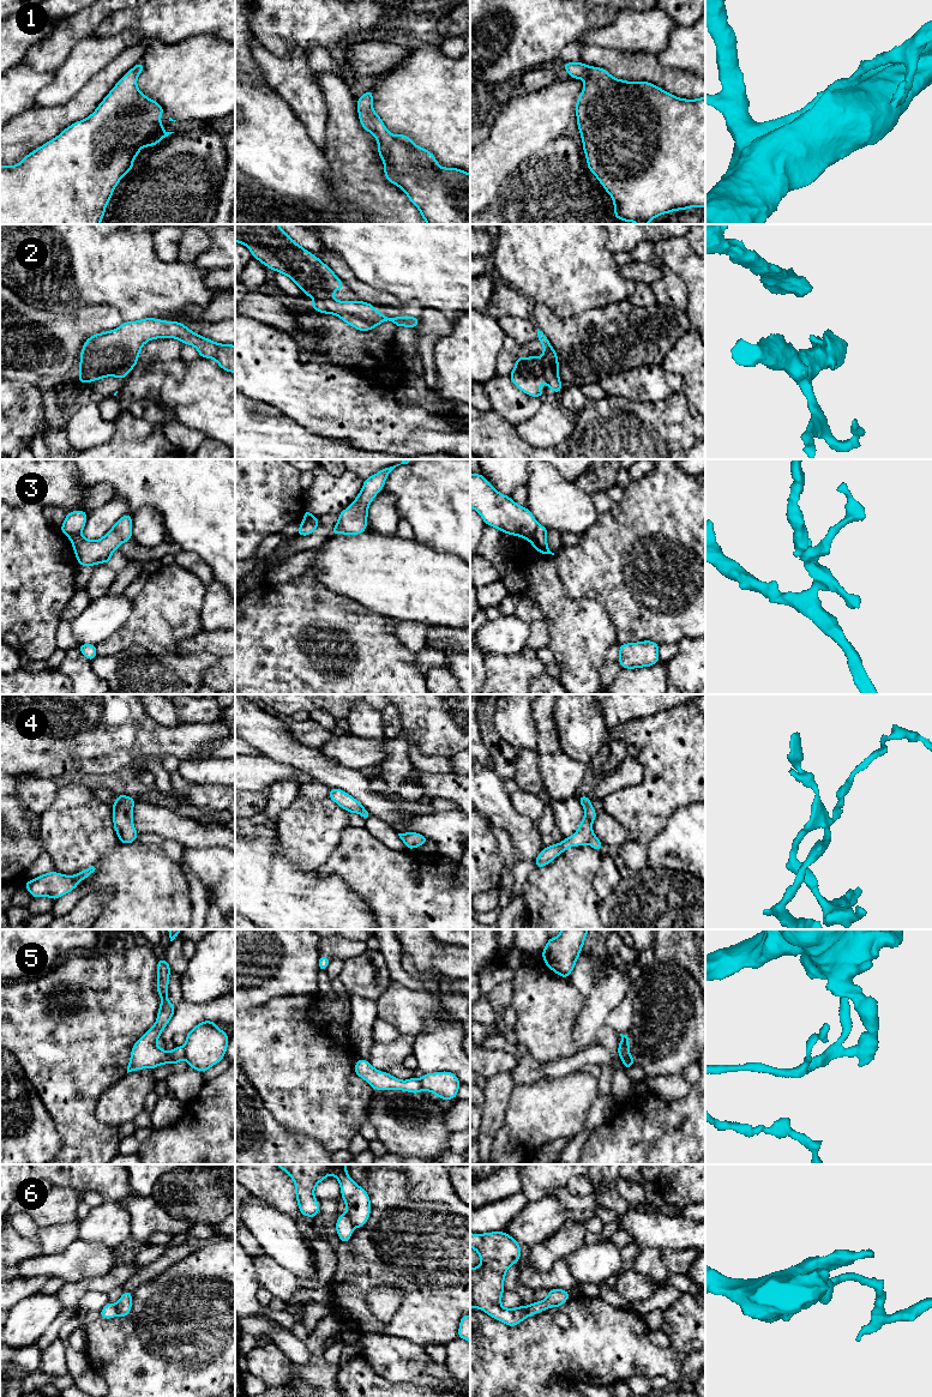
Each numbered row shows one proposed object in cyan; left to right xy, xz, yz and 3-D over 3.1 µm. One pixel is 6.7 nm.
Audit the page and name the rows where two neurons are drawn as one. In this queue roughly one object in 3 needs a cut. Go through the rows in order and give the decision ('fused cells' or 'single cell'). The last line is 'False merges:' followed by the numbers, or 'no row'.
1: single cell
2: single cell
3: fused cells
4: single cell
5: fused cells
6: fused cells
False merges: 3, 5, 6

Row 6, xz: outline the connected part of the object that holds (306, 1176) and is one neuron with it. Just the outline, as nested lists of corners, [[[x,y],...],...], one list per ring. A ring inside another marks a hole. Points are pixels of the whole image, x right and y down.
[[[276,1164],[284,1170],[295,1182],[295,1196],[299,1210],[302,1216],[317,1217],[319,1212],[319,1203],[314,1197],[315,1186],[329,1175],[338,1179],[341,1186],[341,1194],[347,1205],[347,1216],[353,1223],[354,1228],[361,1228],[366,1224],[371,1216],[371,1199],[366,1190],[353,1181],[347,1173],[348,1164]]]

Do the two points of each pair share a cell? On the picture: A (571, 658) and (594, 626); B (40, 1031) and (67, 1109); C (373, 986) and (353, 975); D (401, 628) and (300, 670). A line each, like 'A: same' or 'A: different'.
A: same
B: same
C: same
D: different

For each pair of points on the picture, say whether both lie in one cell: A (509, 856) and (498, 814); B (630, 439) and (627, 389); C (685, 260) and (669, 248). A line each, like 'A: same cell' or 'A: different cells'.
A: different cells
B: different cells
C: same cell

